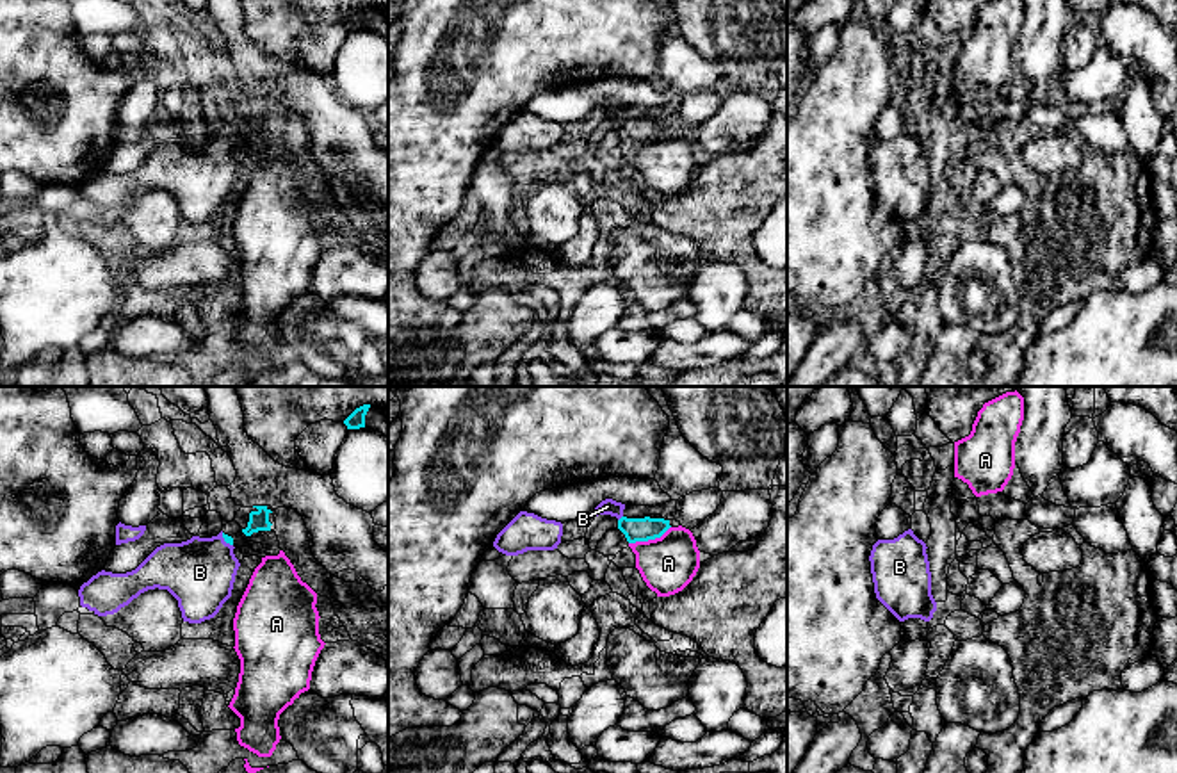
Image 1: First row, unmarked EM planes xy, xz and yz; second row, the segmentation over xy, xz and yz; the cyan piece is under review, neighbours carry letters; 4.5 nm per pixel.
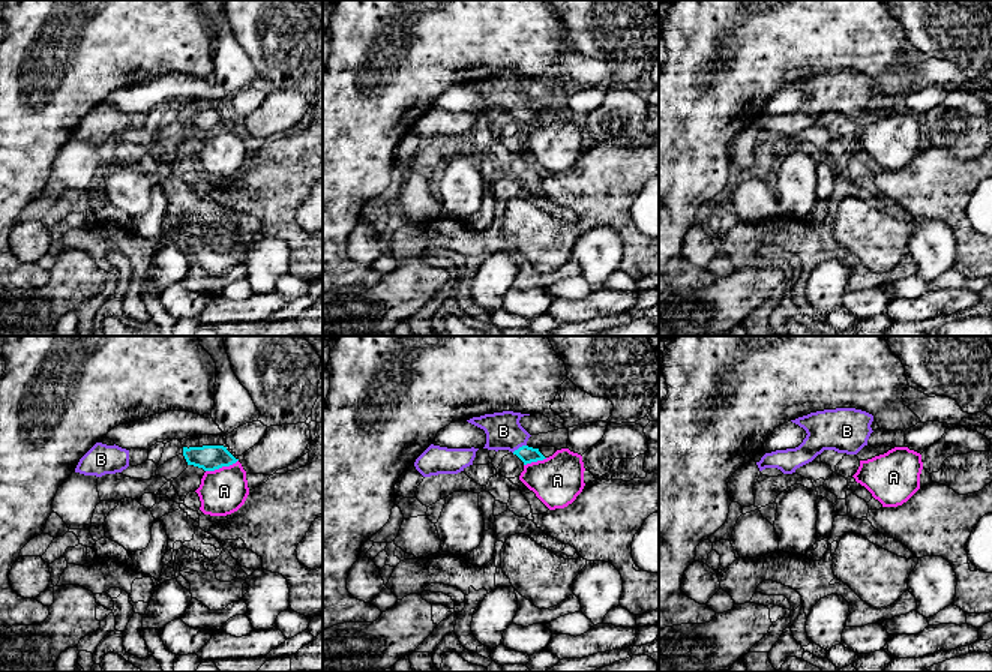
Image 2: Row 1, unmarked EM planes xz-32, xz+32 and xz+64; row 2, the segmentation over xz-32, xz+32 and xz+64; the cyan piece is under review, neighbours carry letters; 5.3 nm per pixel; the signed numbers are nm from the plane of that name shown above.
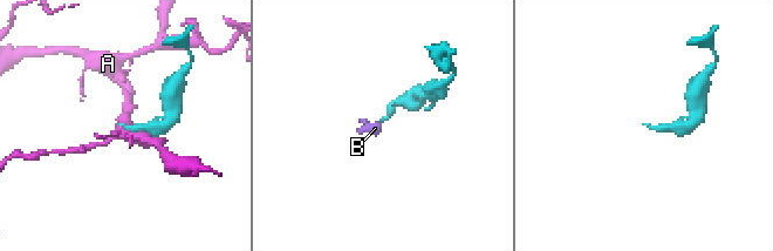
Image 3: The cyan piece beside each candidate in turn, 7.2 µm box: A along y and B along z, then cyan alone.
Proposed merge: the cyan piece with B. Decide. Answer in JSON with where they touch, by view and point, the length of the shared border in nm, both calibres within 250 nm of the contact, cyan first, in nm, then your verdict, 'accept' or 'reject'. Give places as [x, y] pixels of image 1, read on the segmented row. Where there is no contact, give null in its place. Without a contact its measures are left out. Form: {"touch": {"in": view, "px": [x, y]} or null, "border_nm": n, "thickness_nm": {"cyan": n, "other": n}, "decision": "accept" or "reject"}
{"touch": {"in": "xz", "px": [620, 519]}, "border_nm": 40, "thickness_nm": {"cyan": 110, "other": 70}, "decision": "accept"}

